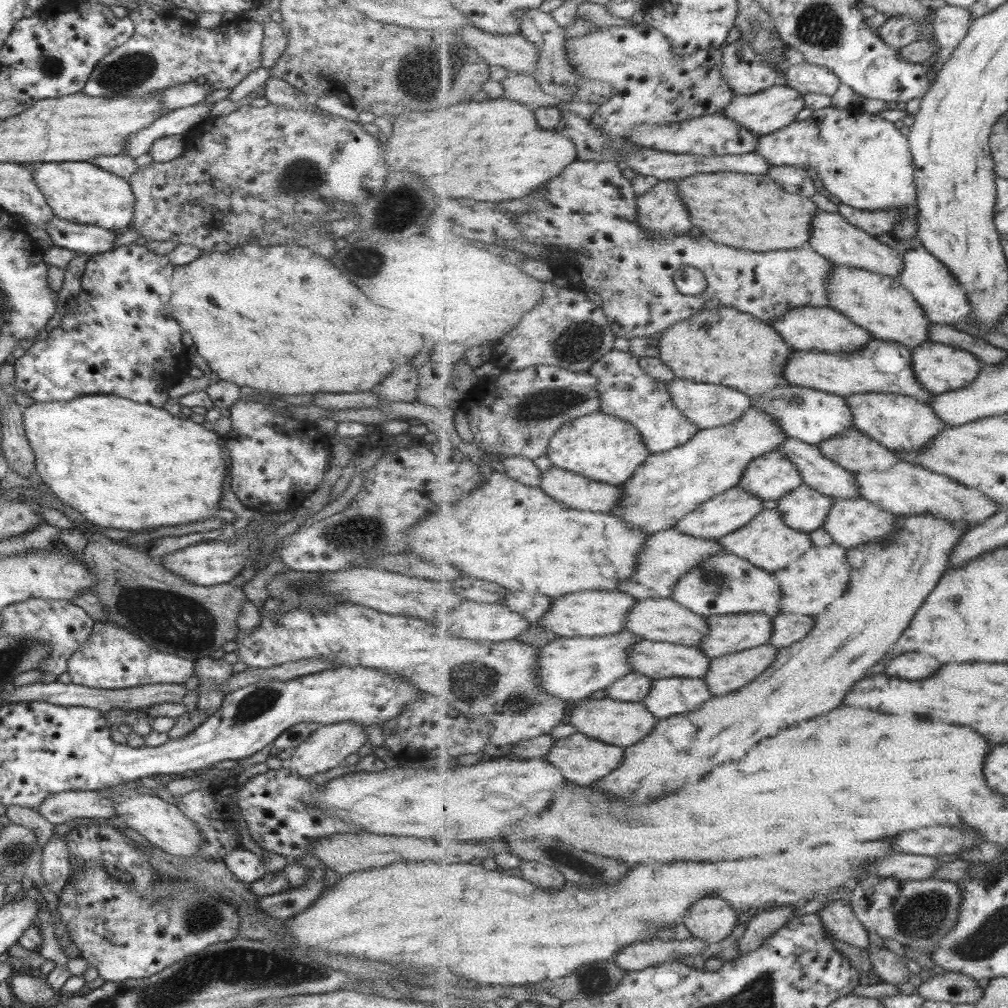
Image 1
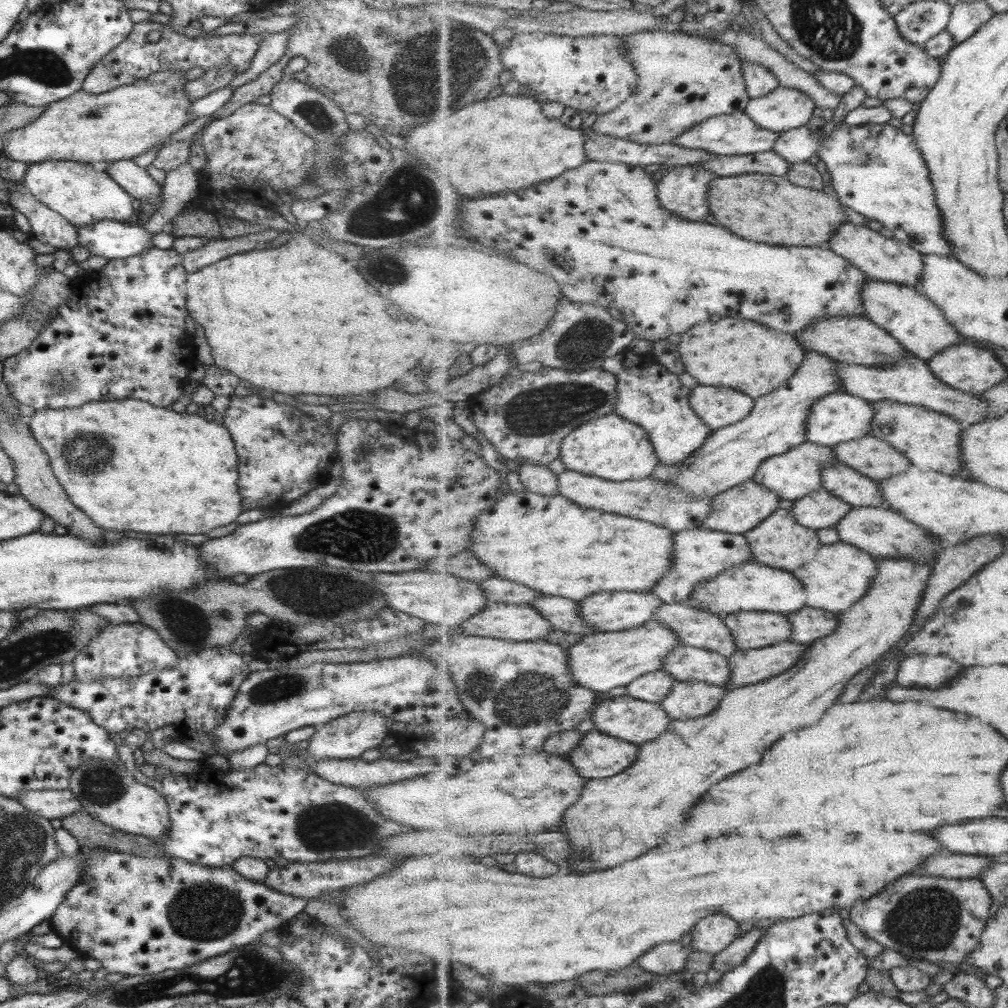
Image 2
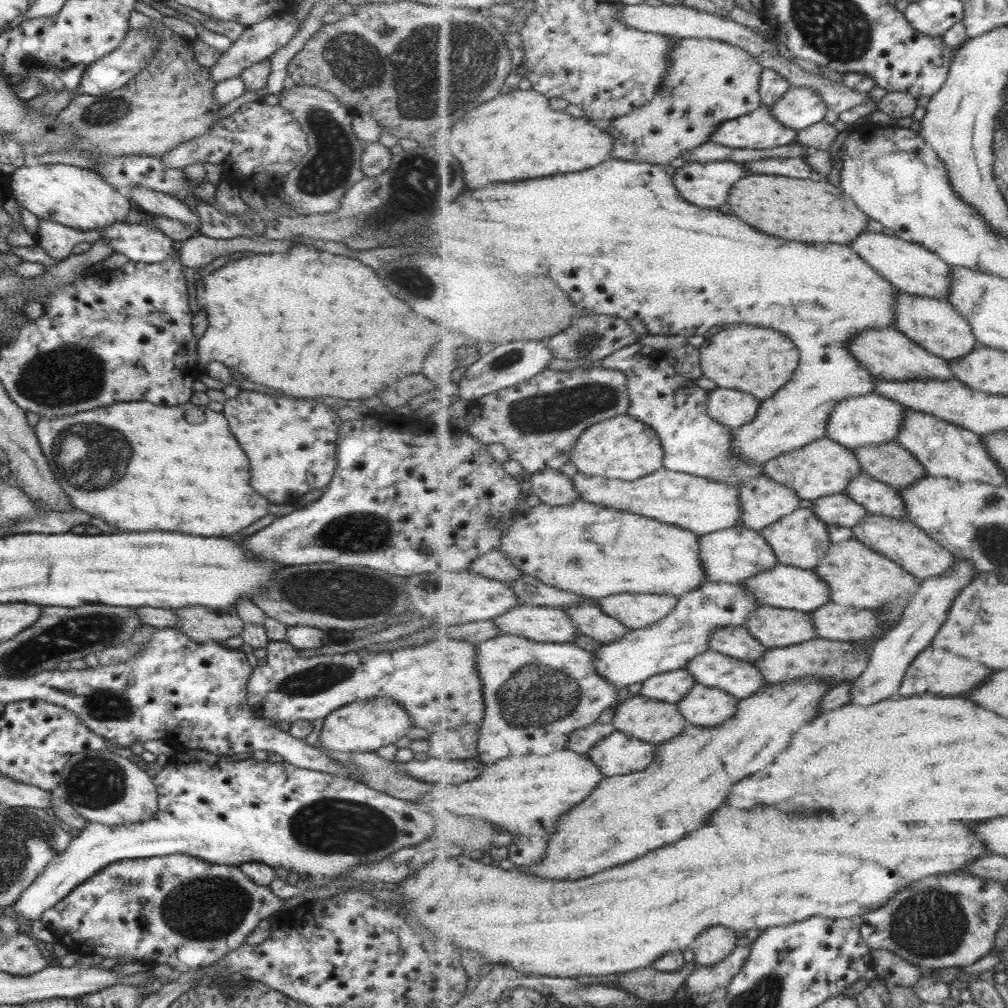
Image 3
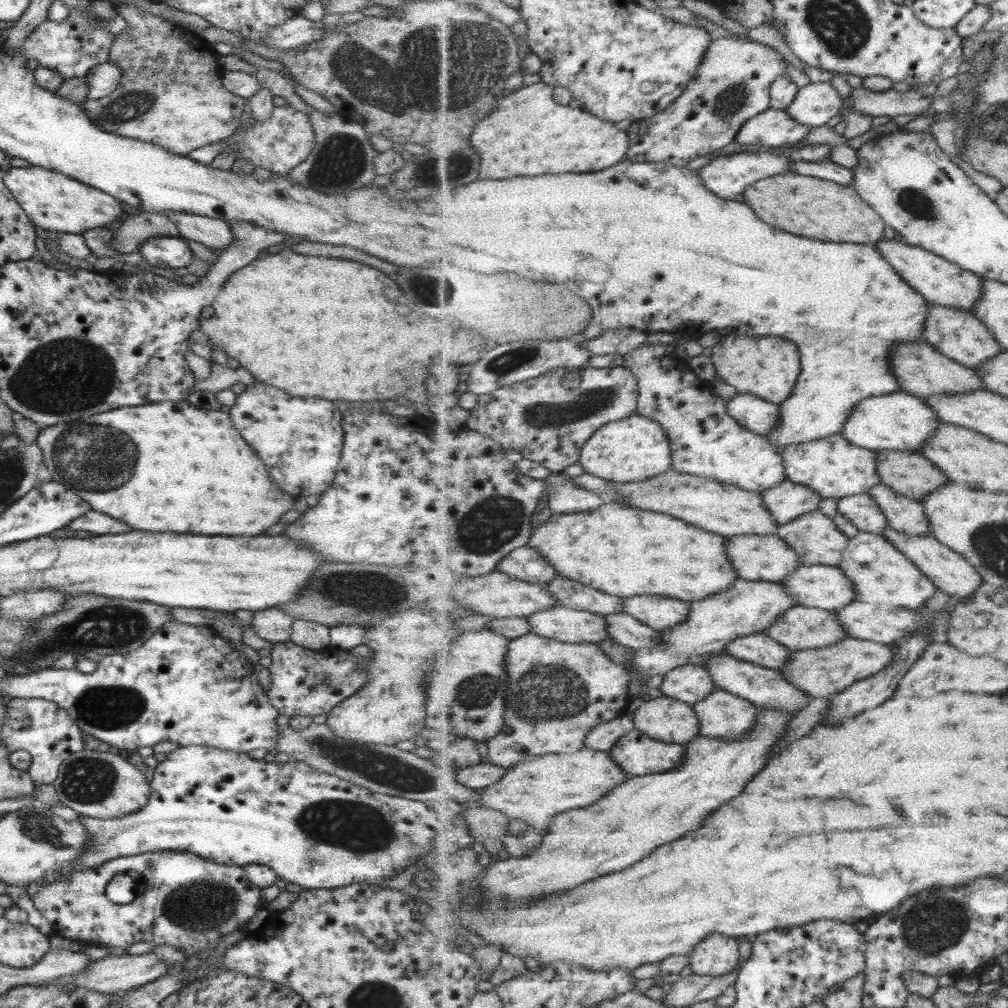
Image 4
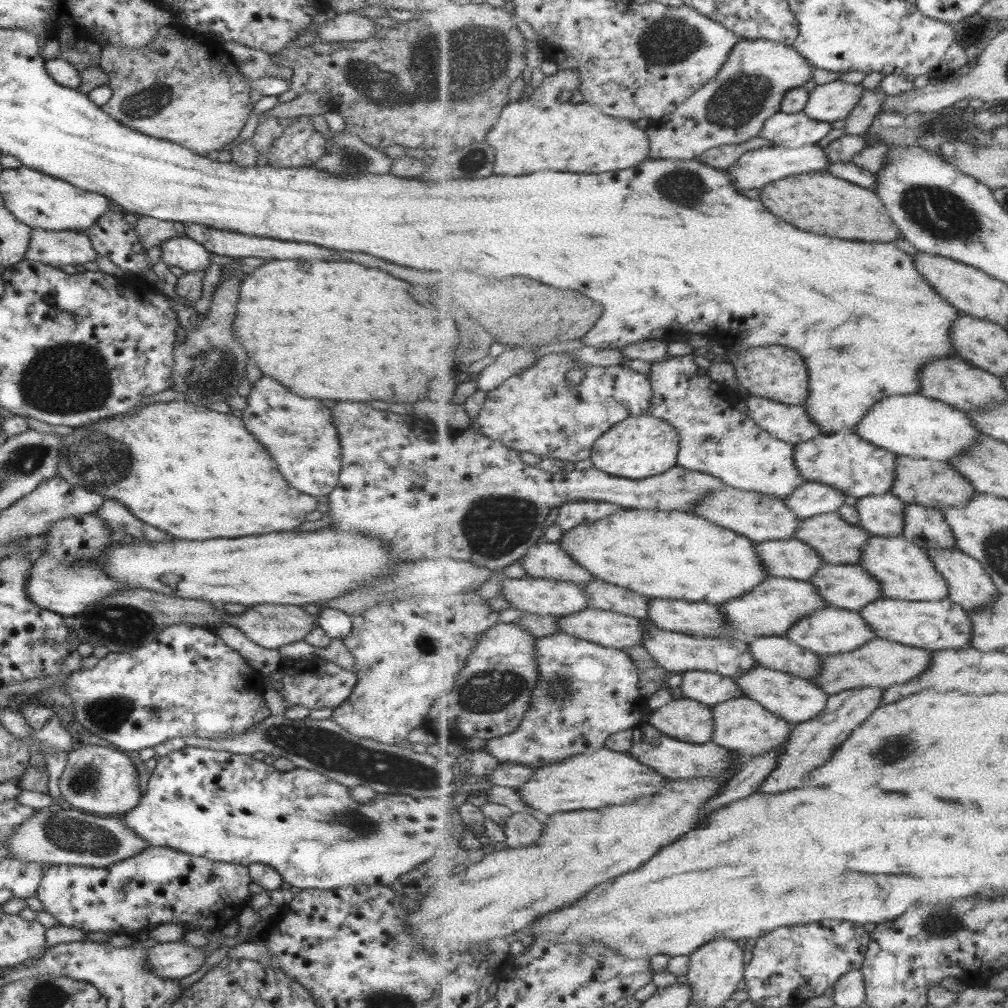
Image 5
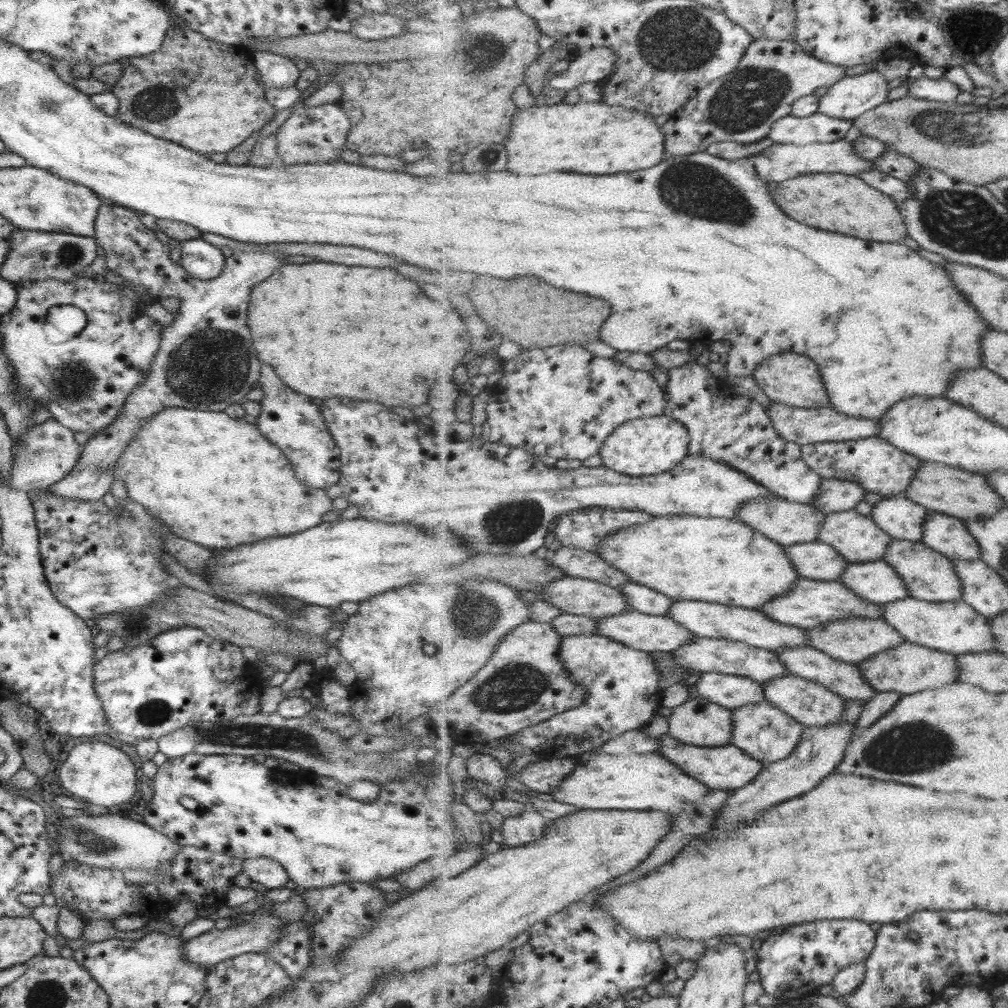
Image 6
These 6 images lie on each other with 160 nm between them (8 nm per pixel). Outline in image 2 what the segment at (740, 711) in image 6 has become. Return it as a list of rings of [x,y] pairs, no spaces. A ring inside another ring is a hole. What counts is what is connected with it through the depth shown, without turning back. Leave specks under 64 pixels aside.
[[[677,681],[660,702],[673,719],[692,719],[710,715],[730,690],[701,681]]]

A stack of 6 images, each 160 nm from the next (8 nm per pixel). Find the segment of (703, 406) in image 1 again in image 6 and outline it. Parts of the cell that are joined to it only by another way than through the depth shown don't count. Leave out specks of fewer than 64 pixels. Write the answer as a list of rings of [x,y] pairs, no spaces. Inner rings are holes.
[[[773,403],[768,407],[768,413],[769,416],[772,417],[777,432],[779,432],[785,440],[793,441],[801,446],[804,444],[857,440],[879,436],[881,430],[879,419],[849,416],[831,406],[814,406],[812,409],[808,409],[797,408],[783,403]]]

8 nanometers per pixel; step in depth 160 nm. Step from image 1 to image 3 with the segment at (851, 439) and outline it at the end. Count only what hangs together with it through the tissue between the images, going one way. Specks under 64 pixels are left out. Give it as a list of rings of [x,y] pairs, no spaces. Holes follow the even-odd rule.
[[[897,442],[855,448],[863,472],[897,489],[908,487],[929,475],[912,452]]]

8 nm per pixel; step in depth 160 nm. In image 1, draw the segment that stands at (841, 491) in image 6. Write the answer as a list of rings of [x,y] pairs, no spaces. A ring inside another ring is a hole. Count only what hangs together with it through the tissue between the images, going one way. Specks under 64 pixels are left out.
[[[741,486],[733,487],[716,499],[705,502],[696,512],[687,514],[674,528],[693,537],[717,541],[752,523],[753,519],[764,512],[763,501]]]

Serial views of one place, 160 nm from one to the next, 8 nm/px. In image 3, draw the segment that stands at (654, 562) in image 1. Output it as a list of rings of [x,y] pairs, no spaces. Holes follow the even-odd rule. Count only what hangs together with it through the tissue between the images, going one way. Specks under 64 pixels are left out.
[[[744,527],[727,528],[713,534],[701,535],[700,554],[705,561],[705,571],[709,573],[706,577],[707,583],[743,584],[747,579],[769,572],[771,568],[780,565],[776,552],[764,534]]]

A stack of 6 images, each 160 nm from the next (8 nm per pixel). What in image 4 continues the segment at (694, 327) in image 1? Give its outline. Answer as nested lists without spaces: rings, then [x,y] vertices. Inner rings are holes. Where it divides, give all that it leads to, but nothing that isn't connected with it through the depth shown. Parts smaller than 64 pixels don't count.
[[[753,335],[721,336],[712,347],[712,359],[717,369],[716,379],[733,386],[739,393],[751,393],[760,396],[763,400],[773,401],[775,404],[784,403],[795,391],[796,382],[802,371],[802,350],[786,338],[767,335],[754,337]]]

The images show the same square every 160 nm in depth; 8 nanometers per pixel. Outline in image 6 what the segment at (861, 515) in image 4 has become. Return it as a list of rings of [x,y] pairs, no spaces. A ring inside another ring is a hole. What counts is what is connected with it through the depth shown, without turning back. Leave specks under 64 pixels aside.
[[[900,495],[877,502],[870,516],[894,540],[923,542],[925,522],[931,515],[925,506]]]

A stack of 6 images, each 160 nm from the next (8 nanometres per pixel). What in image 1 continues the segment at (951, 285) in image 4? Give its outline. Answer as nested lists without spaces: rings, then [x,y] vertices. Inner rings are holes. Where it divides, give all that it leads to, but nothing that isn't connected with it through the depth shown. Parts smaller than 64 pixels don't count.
[[[817,211],[816,219],[812,220],[812,235],[809,245],[821,253],[827,260],[840,265],[867,269],[882,275],[899,278],[904,271],[904,255],[901,257],[895,247],[889,247],[877,241],[877,236],[865,232],[849,221],[841,213]]]

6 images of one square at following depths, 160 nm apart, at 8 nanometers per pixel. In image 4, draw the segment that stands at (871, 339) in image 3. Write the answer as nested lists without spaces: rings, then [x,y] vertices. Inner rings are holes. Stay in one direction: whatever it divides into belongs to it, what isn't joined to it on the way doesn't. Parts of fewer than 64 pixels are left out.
[[[926,341],[897,343],[897,352],[892,352],[892,371],[900,381],[900,388],[907,393],[925,398],[931,395],[961,394],[984,388],[984,380],[976,369],[959,364],[952,357],[945,356],[940,349]]]

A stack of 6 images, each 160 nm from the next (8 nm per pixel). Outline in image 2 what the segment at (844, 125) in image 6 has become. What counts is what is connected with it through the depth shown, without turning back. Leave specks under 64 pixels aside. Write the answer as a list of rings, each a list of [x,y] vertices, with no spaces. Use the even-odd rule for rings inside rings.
[[[737,111],[728,115],[705,119],[703,123],[691,127],[685,134],[677,136],[674,142],[683,148],[703,148],[703,150],[719,156],[749,155],[775,150],[780,134],[781,132],[773,132],[767,128],[761,128],[747,112]]]

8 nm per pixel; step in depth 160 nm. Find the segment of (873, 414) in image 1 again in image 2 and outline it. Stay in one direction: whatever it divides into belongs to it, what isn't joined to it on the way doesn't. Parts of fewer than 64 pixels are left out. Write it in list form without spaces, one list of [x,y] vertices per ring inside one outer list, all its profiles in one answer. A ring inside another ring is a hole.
[[[890,400],[872,401],[872,404],[876,407],[876,418],[871,435],[889,441],[923,472],[935,471],[949,476],[963,476],[964,456],[960,444],[964,424],[946,414],[919,405],[901,404]]]

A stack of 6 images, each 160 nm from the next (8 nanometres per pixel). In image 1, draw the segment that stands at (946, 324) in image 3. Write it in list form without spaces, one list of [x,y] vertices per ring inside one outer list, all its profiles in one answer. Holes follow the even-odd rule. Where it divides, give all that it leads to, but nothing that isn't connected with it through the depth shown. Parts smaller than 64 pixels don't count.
[[[835,265],[832,275],[826,280],[831,308],[845,313],[845,316],[861,325],[861,328],[868,329],[876,338],[895,341],[910,349],[931,342],[929,329],[933,322],[899,278],[849,265]]]

